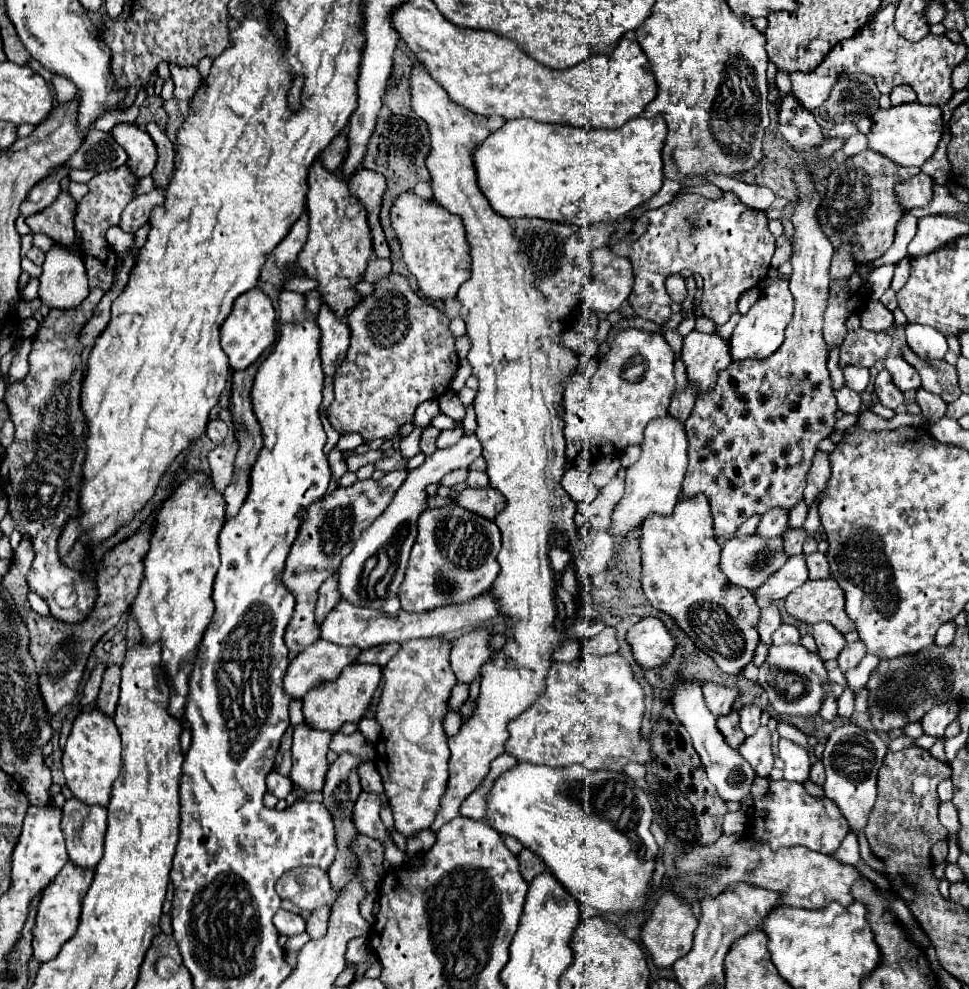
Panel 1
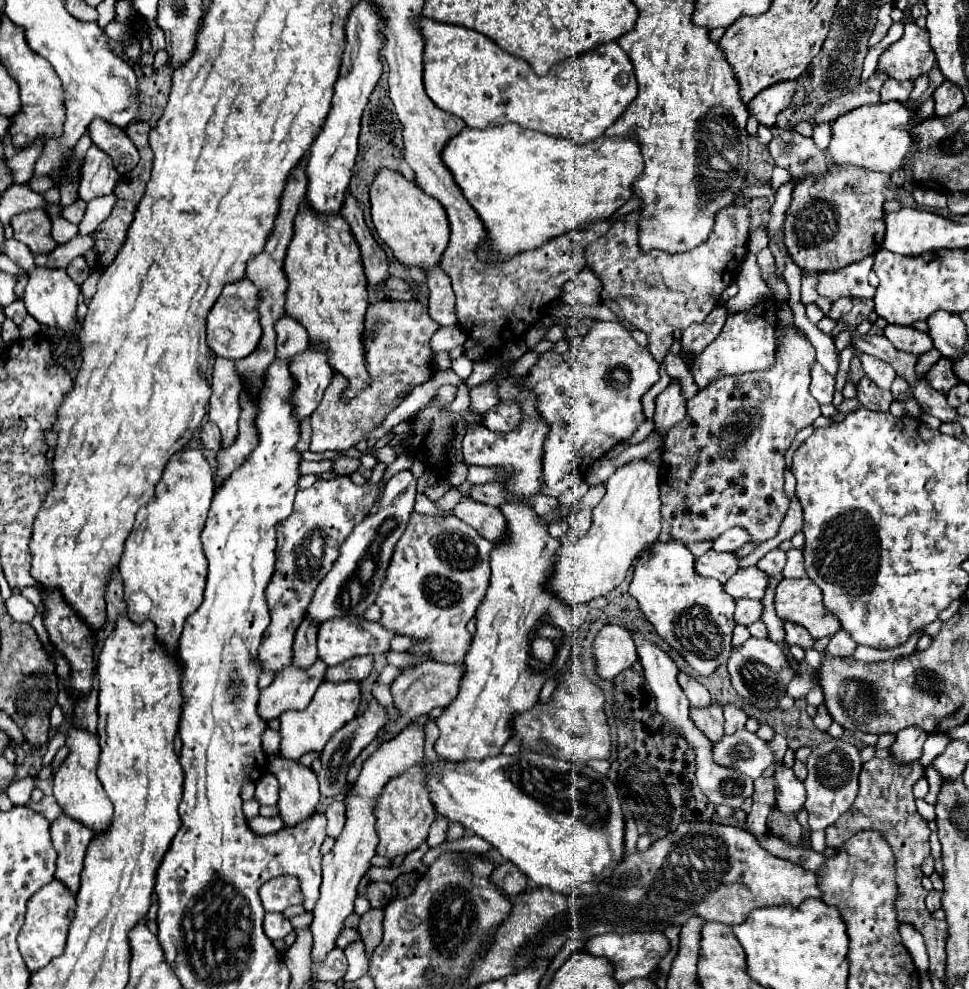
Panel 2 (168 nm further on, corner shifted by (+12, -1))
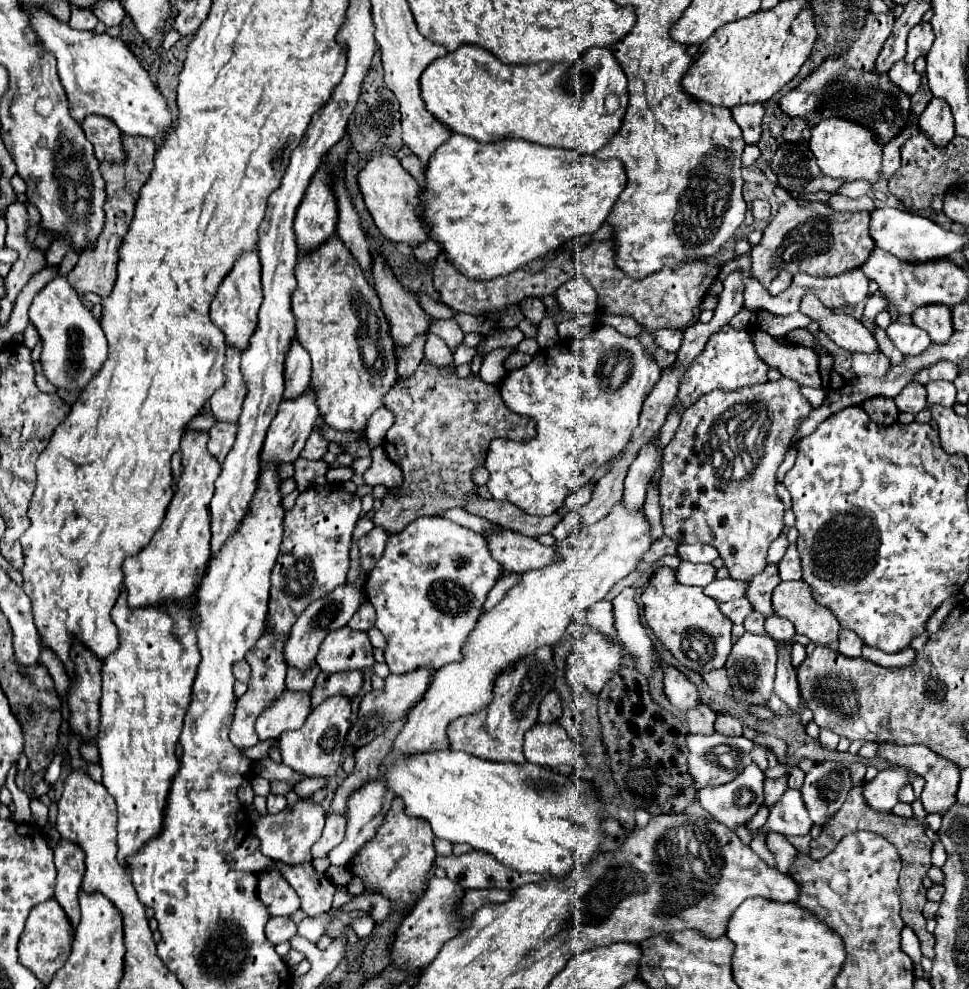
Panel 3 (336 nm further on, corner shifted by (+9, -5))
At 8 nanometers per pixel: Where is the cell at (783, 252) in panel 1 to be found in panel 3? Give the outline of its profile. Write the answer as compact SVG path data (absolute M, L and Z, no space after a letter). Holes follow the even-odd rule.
M788 200L780 204L778 214L764 230L760 244L750 250L752 278L768 286L782 270L826 278L862 266L874 248L868 234L868 218L868 212L834 212L820 202L804 202L802 206L796 200Z

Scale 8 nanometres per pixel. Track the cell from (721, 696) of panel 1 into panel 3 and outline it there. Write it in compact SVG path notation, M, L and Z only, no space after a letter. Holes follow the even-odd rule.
M674 666L664 668L664 694L682 712L688 712L700 702L696 686Z

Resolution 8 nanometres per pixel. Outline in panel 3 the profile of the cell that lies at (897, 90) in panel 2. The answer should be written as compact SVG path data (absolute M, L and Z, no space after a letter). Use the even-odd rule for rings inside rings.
M904 60L894 62L894 66L890 68L888 76L890 76L890 80L892 80L896 86L900 86L908 96L912 96L912 94L918 90L918 86L920 86L920 76L914 72L914 66L912 66L912 64L906 64Z

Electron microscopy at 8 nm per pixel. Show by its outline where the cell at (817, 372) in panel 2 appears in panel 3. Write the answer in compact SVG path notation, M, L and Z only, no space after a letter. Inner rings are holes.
M754 328L752 342L756 346L756 354L768 368L776 368L782 376L796 380L802 386L822 388L822 380L818 374L818 354L812 348L784 344L770 334Z

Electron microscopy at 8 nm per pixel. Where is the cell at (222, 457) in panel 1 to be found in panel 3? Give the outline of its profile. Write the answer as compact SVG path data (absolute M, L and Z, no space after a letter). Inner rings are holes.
M228 346L226 350L226 364L224 364L226 382L222 388L218 388L212 398L212 414L220 422L238 422L242 414L242 402L246 398L246 384L240 372L240 350L234 346Z

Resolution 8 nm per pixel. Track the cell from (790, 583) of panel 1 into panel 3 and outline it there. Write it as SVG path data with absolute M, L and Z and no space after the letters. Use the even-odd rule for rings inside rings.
M724 578L724 580L716 580L716 582L710 582L708 586L704 586L704 594L714 598L716 602L728 602L734 598L742 598L746 586L748 586L748 582L736 582L732 578Z

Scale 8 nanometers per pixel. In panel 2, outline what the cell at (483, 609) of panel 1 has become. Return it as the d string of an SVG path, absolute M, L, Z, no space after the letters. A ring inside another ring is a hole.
M337 616L331 620L325 620L319 628L317 634L317 648L319 648L319 658L327 666L341 664L353 656L363 656L363 654L381 654L387 652L391 646L391 640L395 638L395 632L385 630L379 621L370 622L363 616Z

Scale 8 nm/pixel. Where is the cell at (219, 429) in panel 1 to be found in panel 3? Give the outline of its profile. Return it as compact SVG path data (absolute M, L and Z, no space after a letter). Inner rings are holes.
M218 422L216 426L212 426L212 430L210 430L208 450L210 450L210 454L212 454L218 462L224 462L226 454L228 454L230 448L234 446L236 432L238 432L238 424Z

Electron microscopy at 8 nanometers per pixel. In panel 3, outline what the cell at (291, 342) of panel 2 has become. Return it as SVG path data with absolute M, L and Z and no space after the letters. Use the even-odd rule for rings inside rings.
M294 342L292 350L288 352L288 362L284 366L286 366L284 398L292 400L304 394L310 386L310 356L298 342Z

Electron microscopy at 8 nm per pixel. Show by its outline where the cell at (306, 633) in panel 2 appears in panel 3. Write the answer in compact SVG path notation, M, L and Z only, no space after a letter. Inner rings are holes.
M312 666L312 670L308 670L308 674L300 674L298 670L288 668L286 674L286 690L290 692L310 692L314 686L314 680L318 676L318 666Z

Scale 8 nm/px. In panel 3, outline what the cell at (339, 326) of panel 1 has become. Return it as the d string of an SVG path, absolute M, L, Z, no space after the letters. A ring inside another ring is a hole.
M312 390L308 394L304 394L304 398L296 398L296 402L282 402L276 418L272 420L272 424L268 428L268 434L266 434L262 452L260 452L260 462L262 464L274 464L274 466L280 466L284 462L294 462L300 456L318 416L320 416L320 412L316 410Z

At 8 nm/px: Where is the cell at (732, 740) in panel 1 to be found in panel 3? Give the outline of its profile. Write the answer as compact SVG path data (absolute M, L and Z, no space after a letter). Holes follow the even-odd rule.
M698 704L696 708L686 712L686 724L690 734L714 734L714 720L716 712L706 704Z

